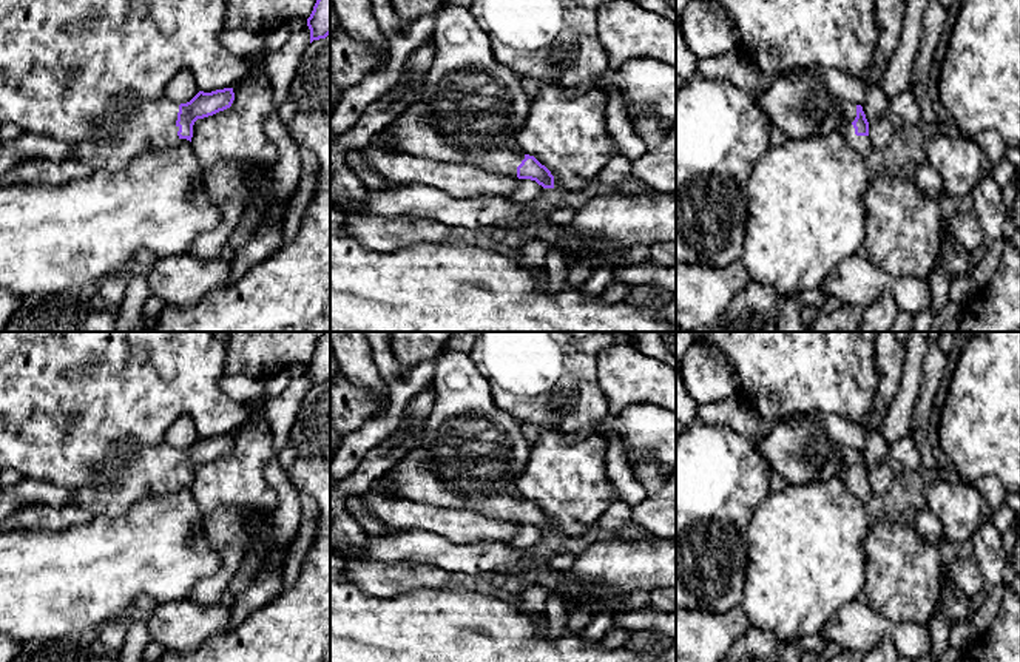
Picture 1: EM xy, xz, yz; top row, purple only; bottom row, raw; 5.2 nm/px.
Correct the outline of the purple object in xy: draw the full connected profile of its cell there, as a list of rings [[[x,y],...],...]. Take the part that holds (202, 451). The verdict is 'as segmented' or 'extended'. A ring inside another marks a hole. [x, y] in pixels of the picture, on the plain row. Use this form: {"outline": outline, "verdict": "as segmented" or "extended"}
{"outline": [[[233,434],[199,437],[187,449],[165,441],[145,448],[116,443],[111,457],[91,469],[94,485],[65,488],[25,477],[11,488],[0,488],[0,525],[26,508],[39,506],[77,505],[93,514],[117,517],[144,497],[191,488],[194,468],[230,454],[233,446]]], "verdict": "extended"}

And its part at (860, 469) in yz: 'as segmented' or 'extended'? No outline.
extended

